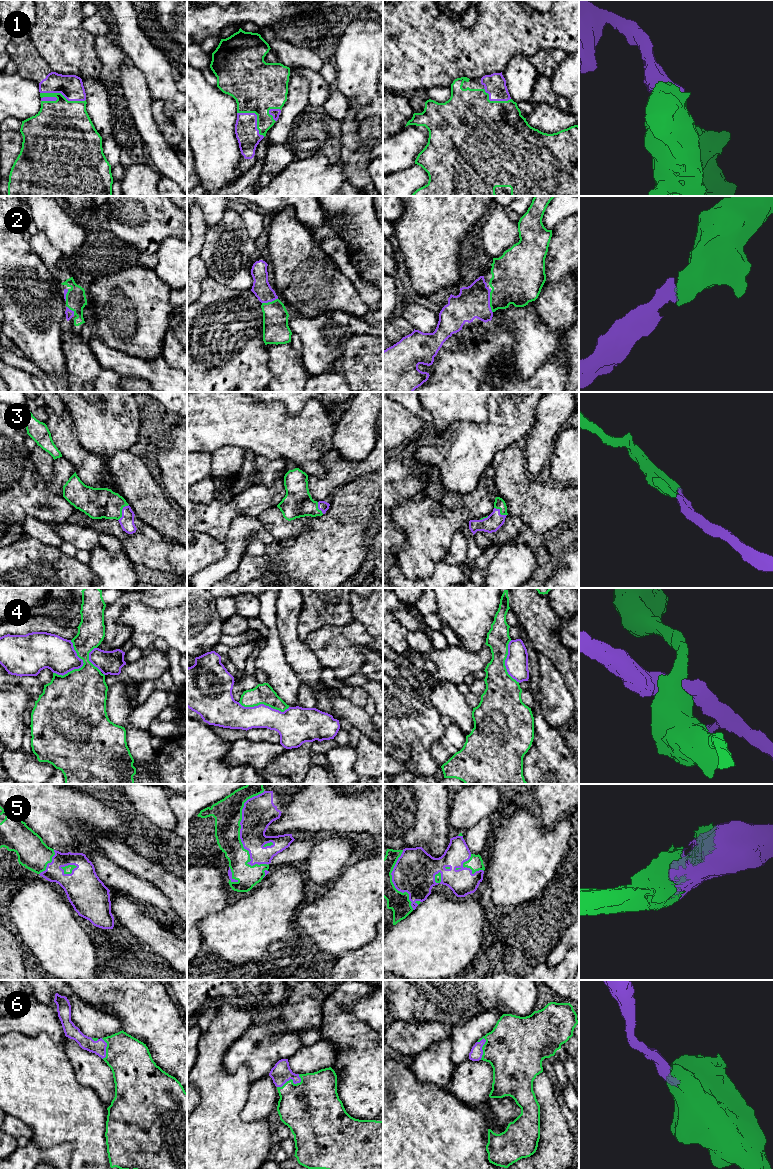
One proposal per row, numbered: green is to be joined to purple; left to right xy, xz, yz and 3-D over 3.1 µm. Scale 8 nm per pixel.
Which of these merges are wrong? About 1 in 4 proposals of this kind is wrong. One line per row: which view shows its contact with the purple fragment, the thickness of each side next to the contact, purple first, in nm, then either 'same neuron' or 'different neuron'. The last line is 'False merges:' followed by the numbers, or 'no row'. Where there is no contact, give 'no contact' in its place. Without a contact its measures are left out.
1: contact in xy; calibres 190 and 420 nm; same neuron
2: contact in yz; calibres 260 and 360 nm; same neuron
3: contact in xy; calibres 110 and 240 nm; same neuron
4: contact in xy; calibres 280 and 440 nm; different neuron
5: contact in xz; calibres 260 and 220 nm; same neuron
6: contact in xz; calibres 160 and 380 nm; same neuron
False merges: 4

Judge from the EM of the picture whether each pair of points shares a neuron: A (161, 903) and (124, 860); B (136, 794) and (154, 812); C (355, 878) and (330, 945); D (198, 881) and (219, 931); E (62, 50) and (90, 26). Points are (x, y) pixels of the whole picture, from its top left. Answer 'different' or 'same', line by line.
A: different
B: same
C: same
D: different
E: different

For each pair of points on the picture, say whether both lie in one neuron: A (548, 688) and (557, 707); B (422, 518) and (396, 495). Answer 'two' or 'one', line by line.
A: one
B: two

